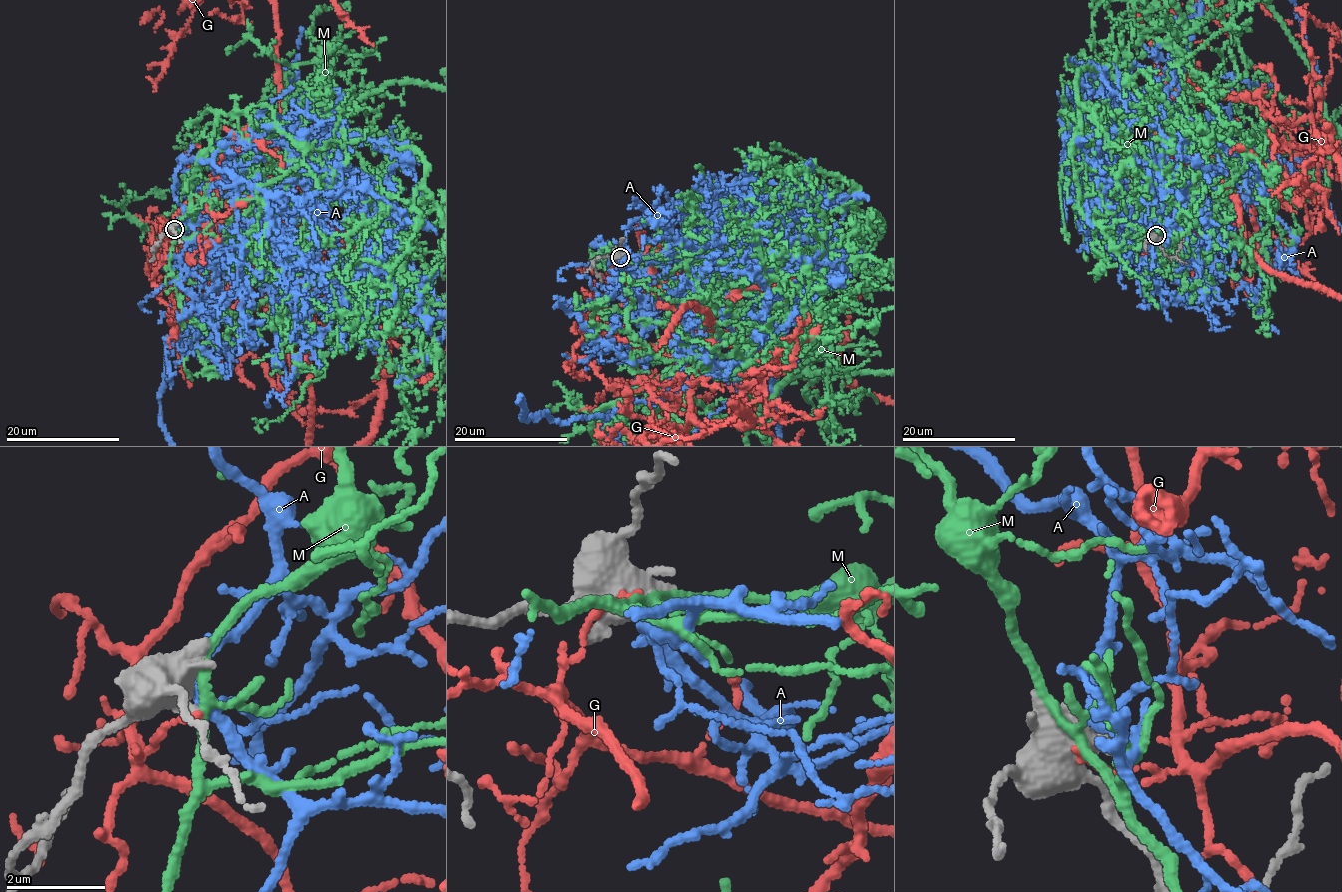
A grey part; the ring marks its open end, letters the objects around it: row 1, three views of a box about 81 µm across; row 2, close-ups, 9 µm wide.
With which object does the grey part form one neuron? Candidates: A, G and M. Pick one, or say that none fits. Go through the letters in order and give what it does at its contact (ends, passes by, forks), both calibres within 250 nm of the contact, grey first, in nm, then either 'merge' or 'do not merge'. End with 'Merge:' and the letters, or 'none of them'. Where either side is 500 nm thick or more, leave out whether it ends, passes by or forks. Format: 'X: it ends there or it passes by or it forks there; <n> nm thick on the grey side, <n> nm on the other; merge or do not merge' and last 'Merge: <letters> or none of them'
A: 550 nm thick on the grey side, 160 nm on the other; merge
G: it ends there; 420 nm thick on the grey side, 140 nm on the other; do not merge
M: 500 nm thick on the grey side, 160 nm on the other; do not merge
Merge: A

